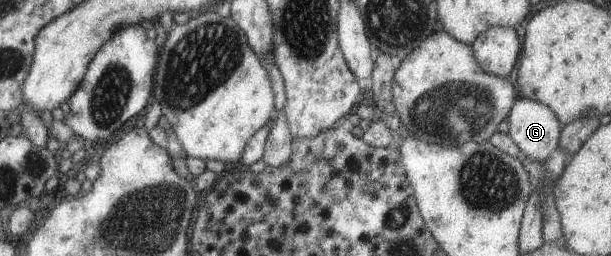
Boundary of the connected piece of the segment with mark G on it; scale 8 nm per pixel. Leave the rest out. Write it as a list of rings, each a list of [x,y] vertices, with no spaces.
[[[518,97],[508,112],[508,137],[523,155],[544,161],[558,146],[560,122],[543,103]]]

